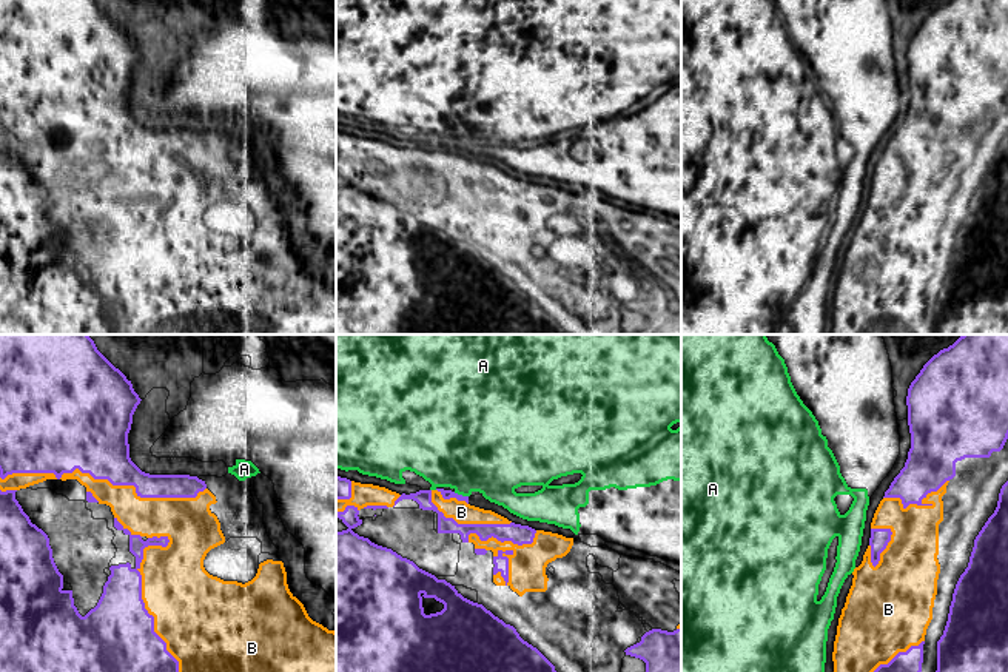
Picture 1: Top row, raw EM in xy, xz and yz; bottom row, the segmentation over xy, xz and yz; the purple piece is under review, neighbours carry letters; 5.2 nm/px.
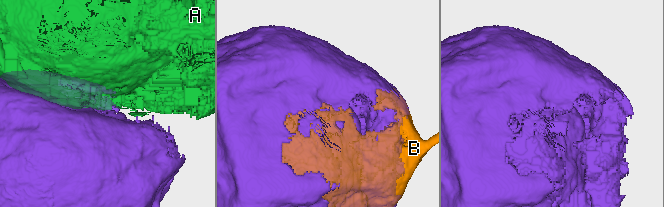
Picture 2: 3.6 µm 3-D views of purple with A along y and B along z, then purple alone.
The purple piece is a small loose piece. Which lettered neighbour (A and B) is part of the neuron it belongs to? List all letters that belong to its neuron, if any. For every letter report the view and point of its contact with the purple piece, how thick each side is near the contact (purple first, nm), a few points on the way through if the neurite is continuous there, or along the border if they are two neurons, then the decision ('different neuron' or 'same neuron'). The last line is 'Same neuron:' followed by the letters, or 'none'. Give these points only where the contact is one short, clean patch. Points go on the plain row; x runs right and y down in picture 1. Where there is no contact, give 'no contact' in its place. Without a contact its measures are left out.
A: contact xz (461, 150); calibres 50 and 460 nm; different neuron
B: contact xy (105, 133); calibres 380 and 180 nm; same neuron
Same neuron: B

